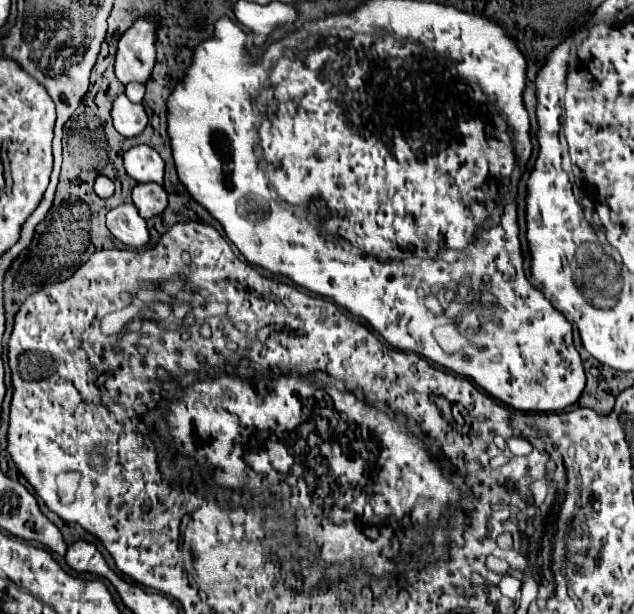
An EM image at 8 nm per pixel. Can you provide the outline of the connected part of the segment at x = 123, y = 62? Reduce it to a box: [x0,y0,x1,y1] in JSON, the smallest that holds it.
[116,18,156,84]

